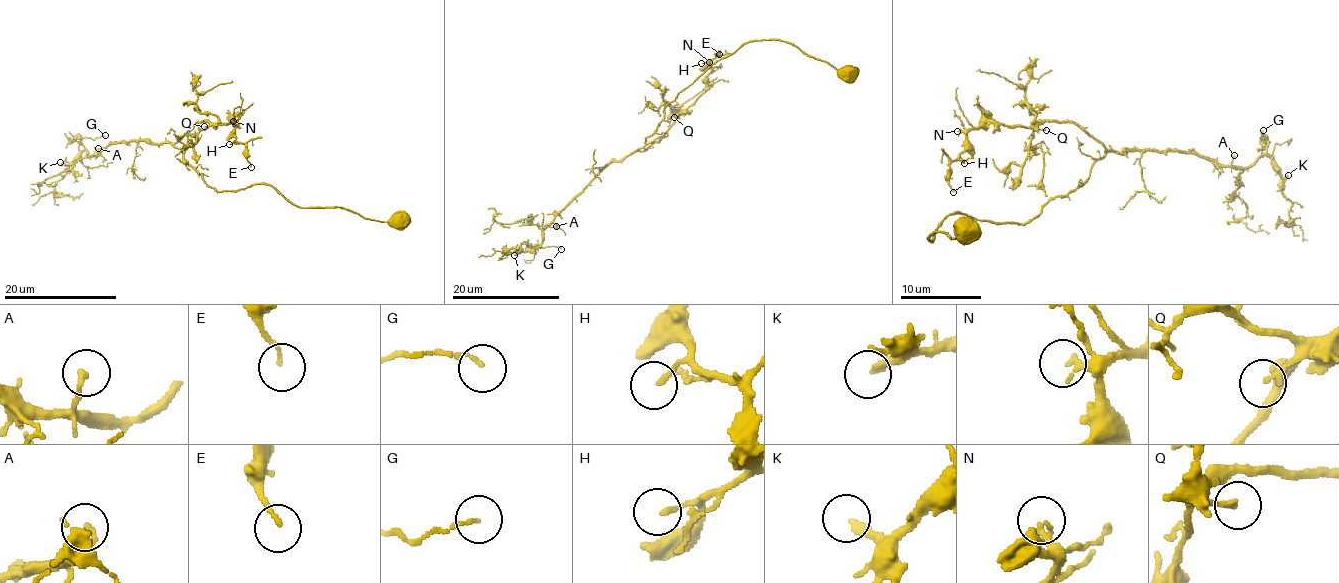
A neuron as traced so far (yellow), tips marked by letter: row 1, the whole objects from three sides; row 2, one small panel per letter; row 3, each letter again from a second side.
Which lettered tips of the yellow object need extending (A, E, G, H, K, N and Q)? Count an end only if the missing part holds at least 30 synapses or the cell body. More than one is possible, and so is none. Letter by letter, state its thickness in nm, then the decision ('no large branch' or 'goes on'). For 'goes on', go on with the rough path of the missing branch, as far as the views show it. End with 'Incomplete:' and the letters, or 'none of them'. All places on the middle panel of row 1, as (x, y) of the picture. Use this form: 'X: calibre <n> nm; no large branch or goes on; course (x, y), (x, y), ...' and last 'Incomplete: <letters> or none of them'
A: calibre 160 nm; no large branch
E: calibre 110 nm; no large branch
G: calibre 110 nm; no large branch
H: calibre 140 nm; no large branch
K: calibre 240 nm; goes on; course (514, 255), (501, 259), (494, 266), (495, 269), (520, 272), (527, 269), (527, 272)
N: calibre 200 nm; no large branch
Q: calibre 150 nm; no large branch
Incomplete: K

